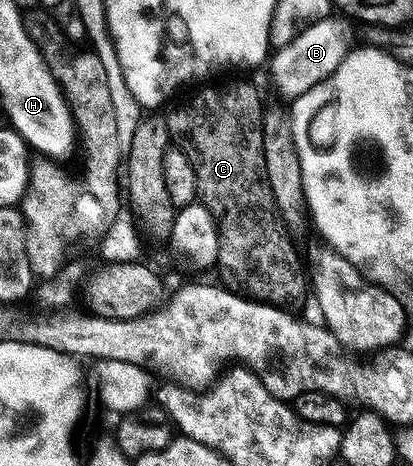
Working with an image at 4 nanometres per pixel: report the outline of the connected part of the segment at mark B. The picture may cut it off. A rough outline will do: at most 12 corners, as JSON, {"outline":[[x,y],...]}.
{"outline":[[348,18],[315,21],[269,67],[288,97],[331,77],[351,50]]}

